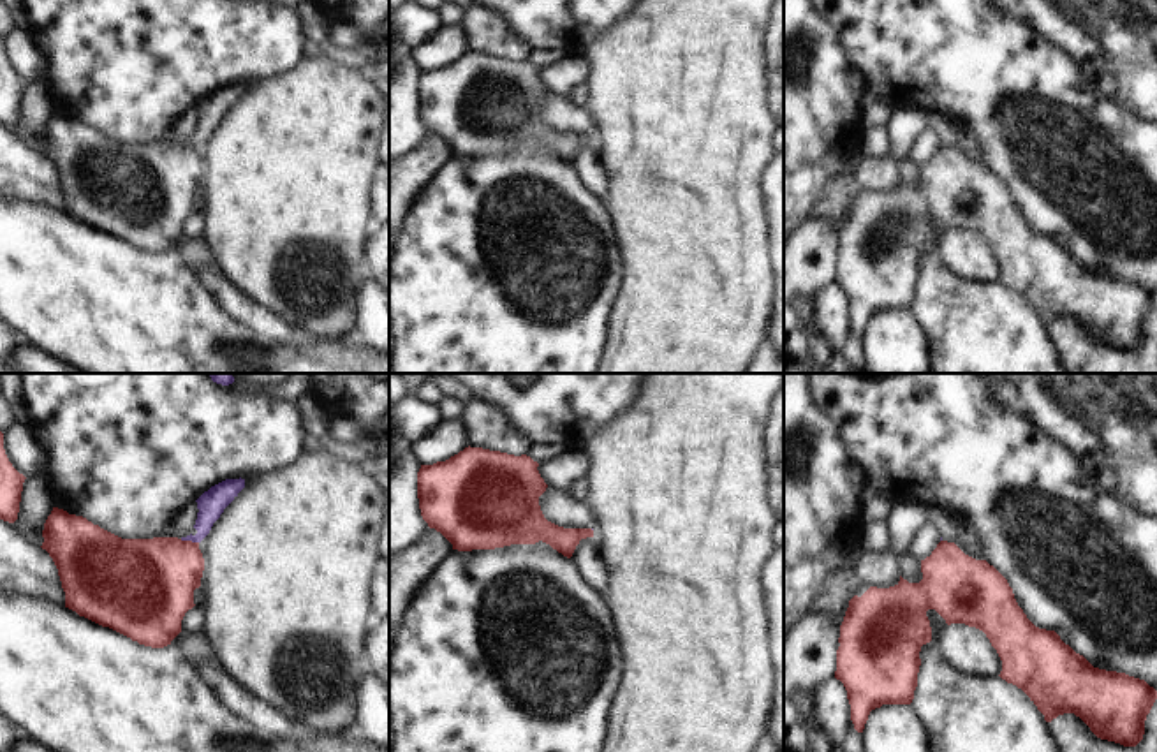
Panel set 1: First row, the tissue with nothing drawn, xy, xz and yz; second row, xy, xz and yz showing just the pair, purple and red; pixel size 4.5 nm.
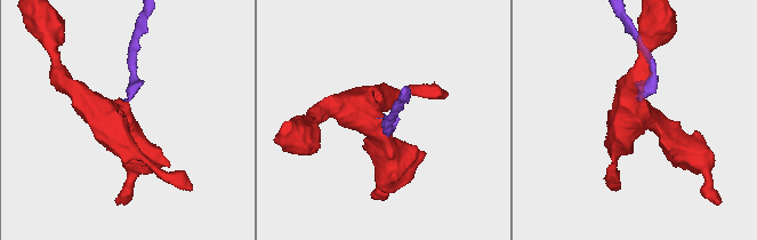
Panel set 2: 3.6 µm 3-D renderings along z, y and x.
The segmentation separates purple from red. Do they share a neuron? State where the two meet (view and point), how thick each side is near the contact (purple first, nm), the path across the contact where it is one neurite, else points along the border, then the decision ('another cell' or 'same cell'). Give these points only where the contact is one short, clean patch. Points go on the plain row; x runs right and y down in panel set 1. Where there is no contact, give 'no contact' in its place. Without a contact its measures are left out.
xy (189, 145) | 120/380 nm | along xy (180, 145), (198, 148) | another cell

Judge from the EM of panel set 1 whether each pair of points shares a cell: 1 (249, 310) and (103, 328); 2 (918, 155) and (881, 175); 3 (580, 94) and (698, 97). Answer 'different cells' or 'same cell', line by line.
1: different cells
2: different cells
3: different cells

